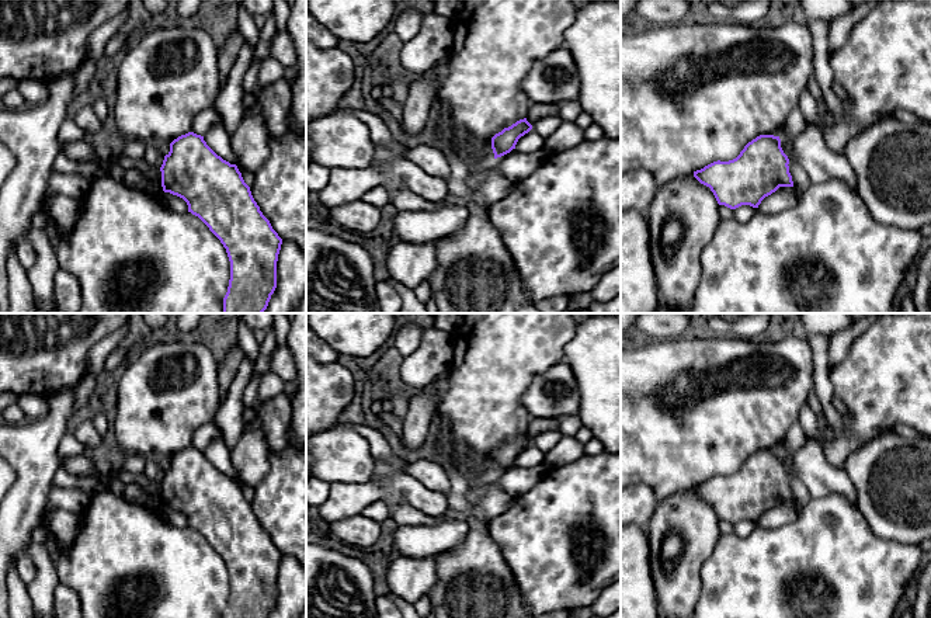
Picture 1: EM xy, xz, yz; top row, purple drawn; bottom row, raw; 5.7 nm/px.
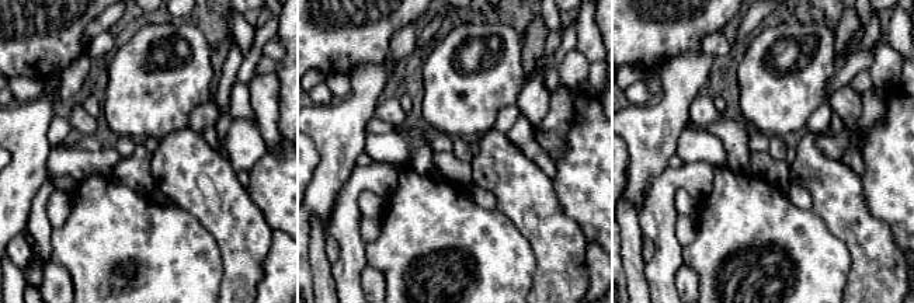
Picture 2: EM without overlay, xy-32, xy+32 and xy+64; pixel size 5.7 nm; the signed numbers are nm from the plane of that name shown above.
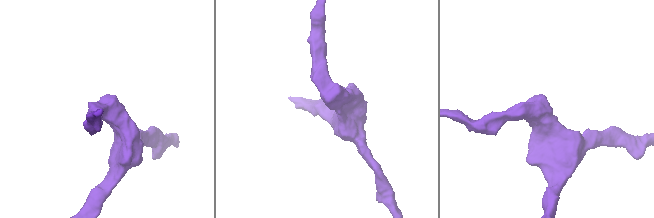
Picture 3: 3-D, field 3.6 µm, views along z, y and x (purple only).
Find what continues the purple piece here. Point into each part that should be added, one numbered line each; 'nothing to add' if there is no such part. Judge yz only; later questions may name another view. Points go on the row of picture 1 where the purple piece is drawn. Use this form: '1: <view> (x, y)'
nothing to add

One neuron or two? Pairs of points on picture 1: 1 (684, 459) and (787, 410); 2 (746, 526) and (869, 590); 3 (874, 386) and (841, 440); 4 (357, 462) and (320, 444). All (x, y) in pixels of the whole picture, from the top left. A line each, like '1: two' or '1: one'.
1: one
2: two
3: one
4: one

